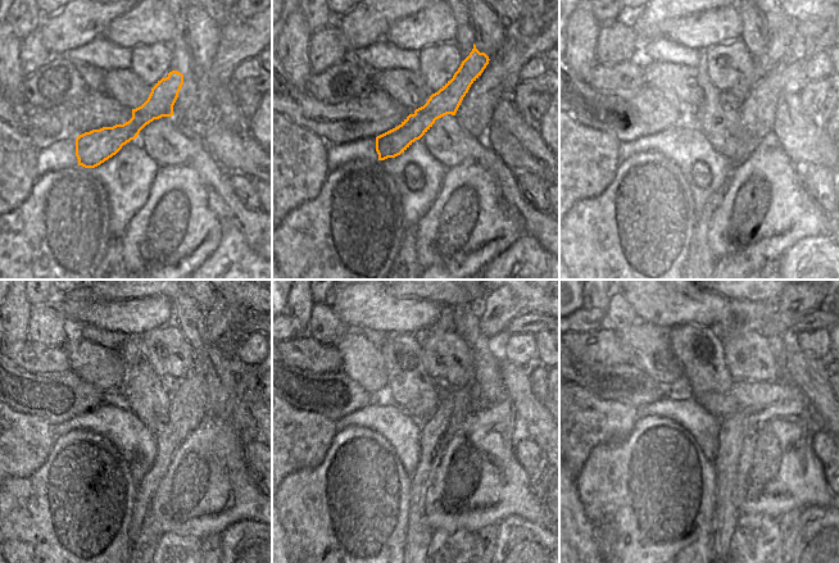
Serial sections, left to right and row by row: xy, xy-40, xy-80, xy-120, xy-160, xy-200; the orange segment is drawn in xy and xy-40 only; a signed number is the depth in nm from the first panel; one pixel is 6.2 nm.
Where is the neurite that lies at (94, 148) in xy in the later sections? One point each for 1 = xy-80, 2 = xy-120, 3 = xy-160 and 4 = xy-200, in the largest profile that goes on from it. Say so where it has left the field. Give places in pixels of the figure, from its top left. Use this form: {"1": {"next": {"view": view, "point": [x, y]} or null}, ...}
{"1": {"next": {"view": "xy-80", "point": [779, 40]}}, "2": {"next": {"view": "xy-120", "point": [213, 323]}}, "3": {"next": {"view": "xy-160", "point": [500, 305]}}, "4": {"next": {"view": "xy-200", "point": [792, 305]}}}

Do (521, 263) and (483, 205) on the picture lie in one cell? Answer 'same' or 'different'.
different

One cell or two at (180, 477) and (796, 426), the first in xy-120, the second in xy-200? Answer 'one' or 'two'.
one

